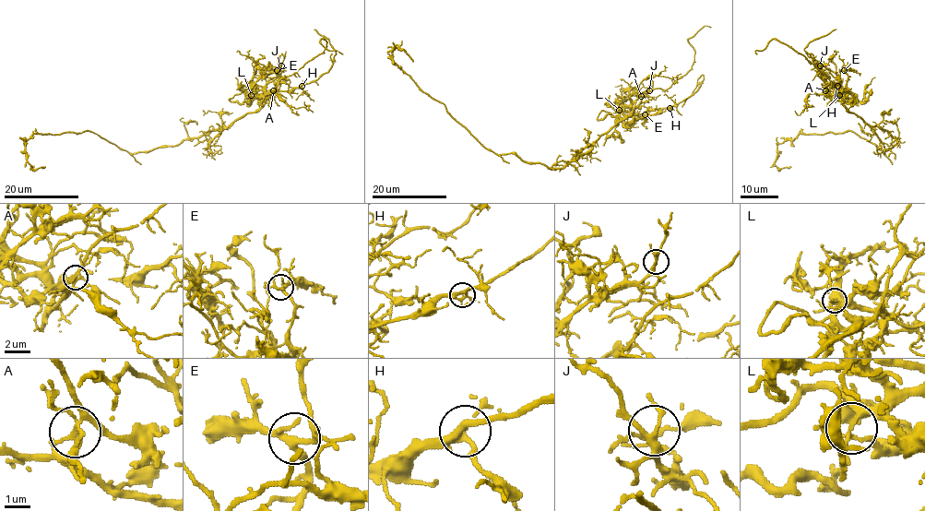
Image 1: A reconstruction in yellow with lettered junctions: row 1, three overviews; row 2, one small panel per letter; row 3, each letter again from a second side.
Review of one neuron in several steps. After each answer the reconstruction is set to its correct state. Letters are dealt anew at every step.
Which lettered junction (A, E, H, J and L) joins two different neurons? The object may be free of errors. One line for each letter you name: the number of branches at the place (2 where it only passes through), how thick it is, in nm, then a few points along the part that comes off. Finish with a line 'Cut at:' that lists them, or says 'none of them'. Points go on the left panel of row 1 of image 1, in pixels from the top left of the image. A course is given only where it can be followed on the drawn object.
A: 6 | 190 nm | (273, 90), (285, 77), (290, 76), (324, 51), (326, 41), (322, 39), (320, 42), (328, 50), (342, 53)
Cut at: A

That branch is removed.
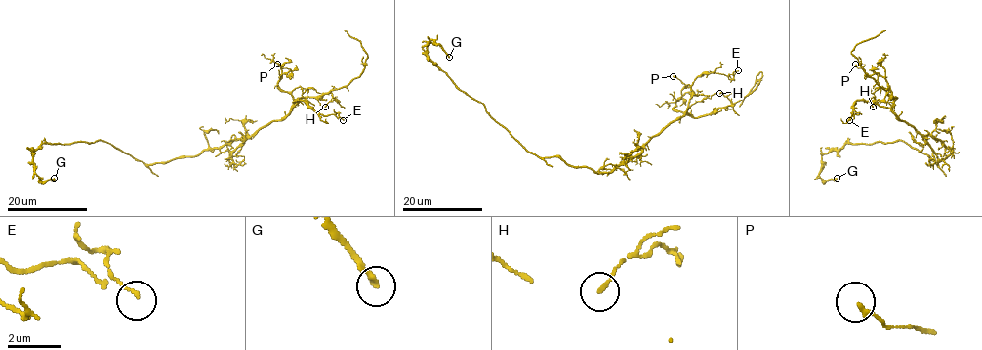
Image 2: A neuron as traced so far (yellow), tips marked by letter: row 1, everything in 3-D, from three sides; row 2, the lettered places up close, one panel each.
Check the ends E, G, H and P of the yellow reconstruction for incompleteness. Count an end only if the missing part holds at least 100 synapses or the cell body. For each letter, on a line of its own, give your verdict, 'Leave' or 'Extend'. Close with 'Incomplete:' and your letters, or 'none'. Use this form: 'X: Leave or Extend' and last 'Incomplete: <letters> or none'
E: Leave
G: Leave
H: Leave
P: Leave
Incomplete: none

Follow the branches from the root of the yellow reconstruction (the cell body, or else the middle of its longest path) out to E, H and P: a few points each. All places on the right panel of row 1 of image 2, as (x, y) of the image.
E: (952, 151), (871, 101), (856, 101), (852, 114), (858, 114), (849, 120)
H: (952, 151), (901, 120), (893, 112), (896, 97), (887, 93), (873, 107)
P: (952, 151), (901, 120), (893, 112), (893, 97), (886, 81), (877, 73), (869, 76), (855, 64)

